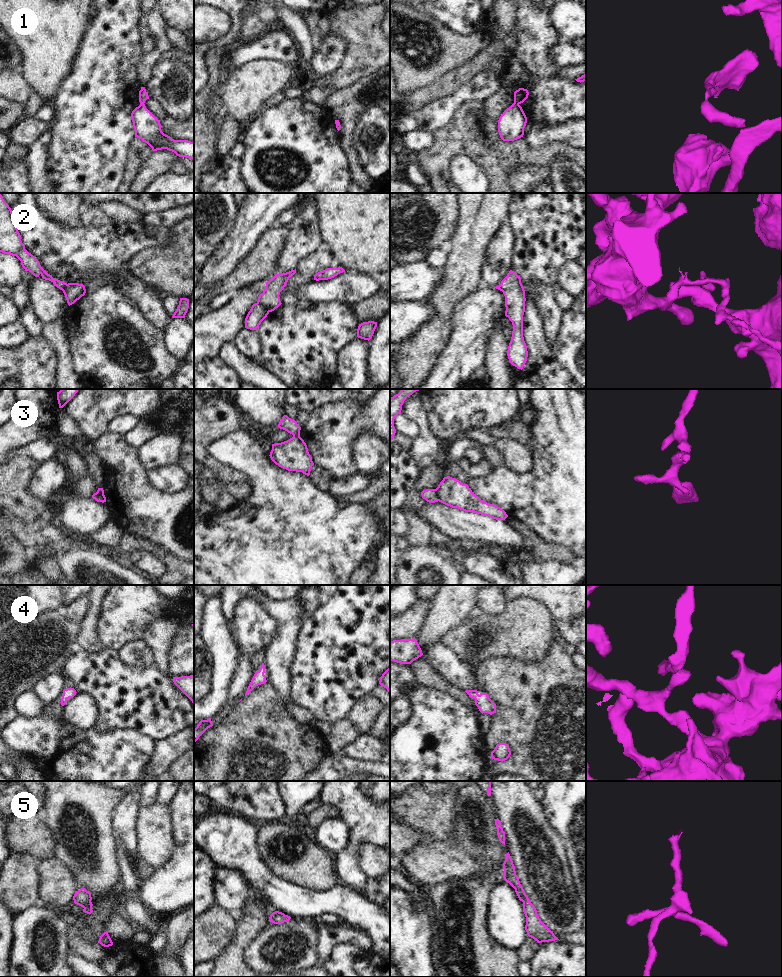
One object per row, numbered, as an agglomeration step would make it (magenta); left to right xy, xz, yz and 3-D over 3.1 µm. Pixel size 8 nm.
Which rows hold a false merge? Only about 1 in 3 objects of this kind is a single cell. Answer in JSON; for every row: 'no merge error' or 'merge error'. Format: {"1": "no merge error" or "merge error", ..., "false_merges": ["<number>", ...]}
{"1": "merge error", "2": "merge error", "3": "merge error", "4": "no merge error", "5": "no merge error", "false_merges": ["1", "2", "3"]}

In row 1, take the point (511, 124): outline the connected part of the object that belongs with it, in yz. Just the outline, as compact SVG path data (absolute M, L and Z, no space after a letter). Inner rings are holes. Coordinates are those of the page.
M514 102L498 120L498 132L503 141L514 141L524 135L527 117L522 107Z

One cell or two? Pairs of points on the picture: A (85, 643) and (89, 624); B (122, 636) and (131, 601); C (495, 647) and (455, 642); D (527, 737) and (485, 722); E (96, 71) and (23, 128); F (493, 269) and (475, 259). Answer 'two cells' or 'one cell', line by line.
A: one cell
B: one cell
C: one cell
D: two cells
E: two cells
F: two cells

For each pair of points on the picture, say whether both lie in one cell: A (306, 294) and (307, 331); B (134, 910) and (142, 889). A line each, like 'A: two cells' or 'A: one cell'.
A: two cells
B: two cells

